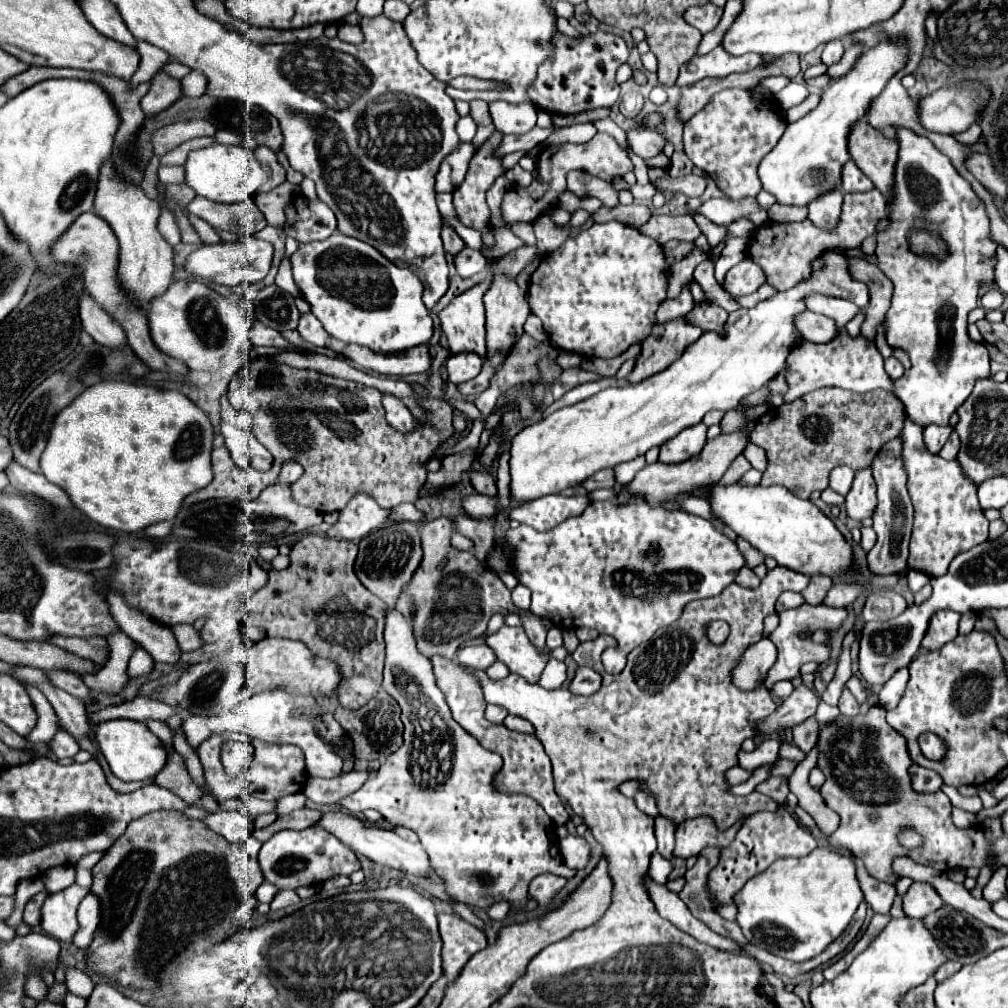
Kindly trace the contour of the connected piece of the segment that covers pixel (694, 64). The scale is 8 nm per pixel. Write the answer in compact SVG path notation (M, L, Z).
M721 46L701 58L689 60L681 66L677 86L691 86L703 78L723 78L733 72L749 72L751 68L761 64L759 54L743 54L743 56L729 56Z

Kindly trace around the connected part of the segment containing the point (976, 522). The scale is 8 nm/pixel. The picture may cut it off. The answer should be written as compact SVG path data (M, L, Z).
M905 414L905 426L899 434L901 442L905 442L901 458L905 460L905 470L909 474L907 490L915 508L913 534L909 544L909 570L919 570L931 578L937 578L947 572L949 562L959 552L985 542L989 522L979 508L977 486L965 478L961 464L957 460L943 460L941 456L925 450L921 434L923 428L915 422L909 422L909 416Z

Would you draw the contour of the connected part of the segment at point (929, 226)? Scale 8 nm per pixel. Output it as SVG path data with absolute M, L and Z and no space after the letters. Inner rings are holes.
M895 130L899 142L899 158L895 164L893 190L889 196L889 230L877 232L877 260L879 270L893 282L895 292L891 308L885 314L887 342L889 346L903 348L911 358L911 368L895 380L895 396L905 404L907 414L921 426L949 424L949 416L971 394L975 380L989 378L989 352L985 344L973 342L967 336L967 314L977 308L981 288L993 288L995 284L995 242L989 240L989 218L983 202L973 194L967 180L963 180L953 168L951 160L941 154L927 136L919 136L913 130ZM911 230L925 230L941 238L947 246L945 258L915 254L909 246Z

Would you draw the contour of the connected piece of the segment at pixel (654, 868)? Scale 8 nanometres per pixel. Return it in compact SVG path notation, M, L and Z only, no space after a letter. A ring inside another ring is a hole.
M657 852L651 856L651 864L649 864L649 872L651 872L651 878L659 884L667 884L667 878L671 874L671 864L665 862L663 856L659 856Z

